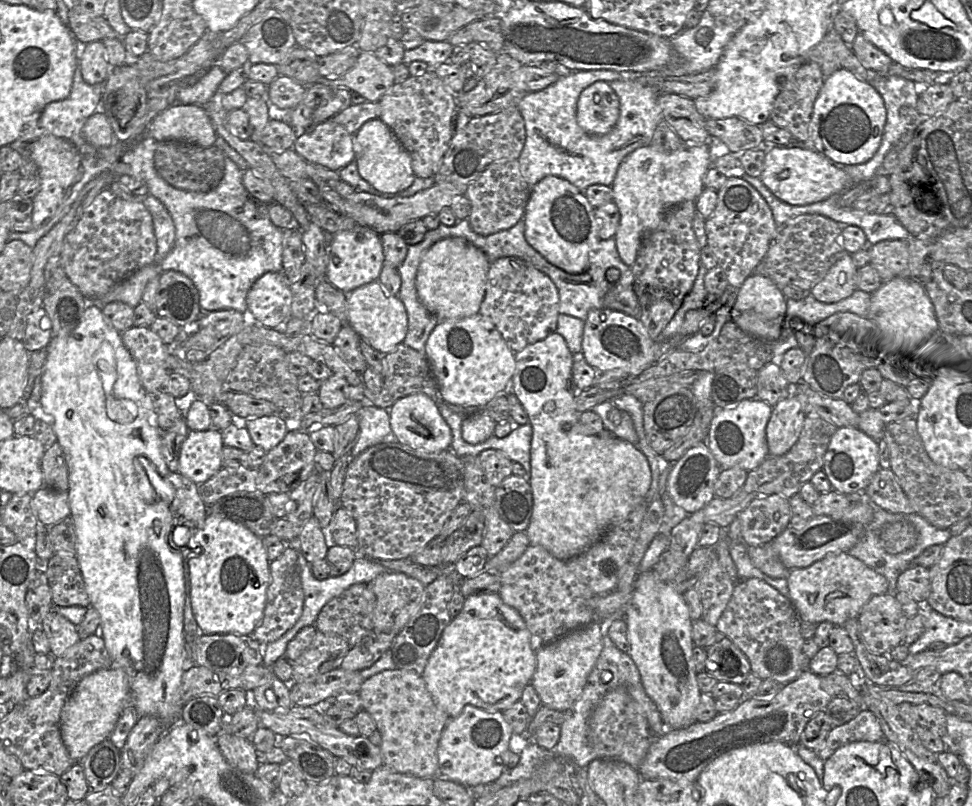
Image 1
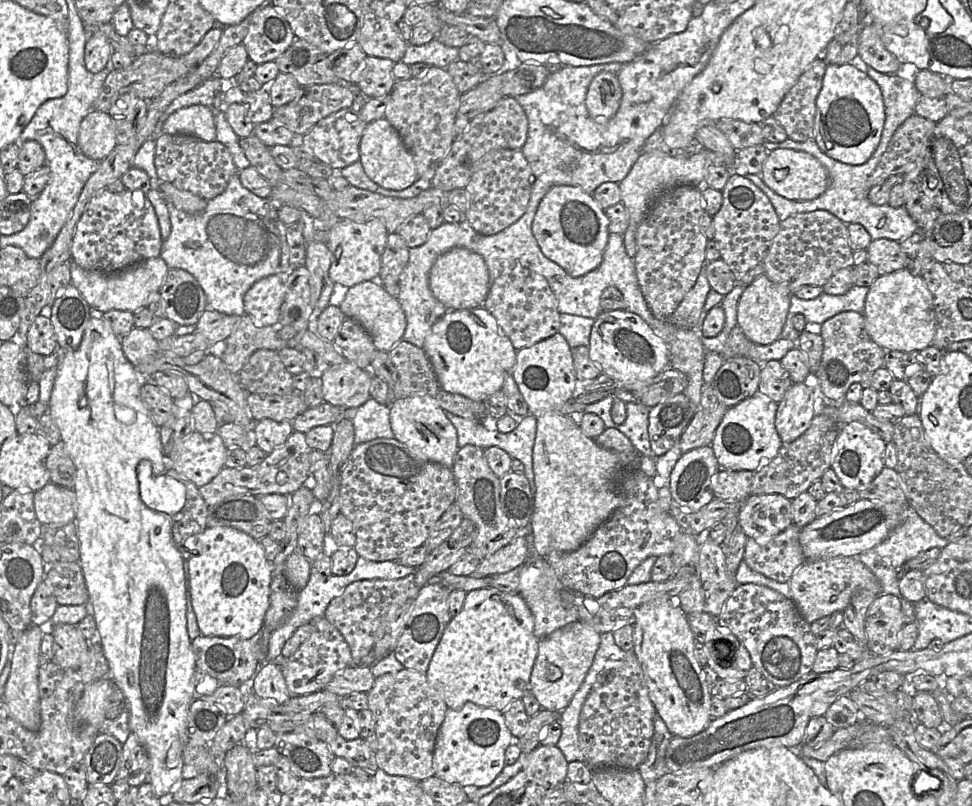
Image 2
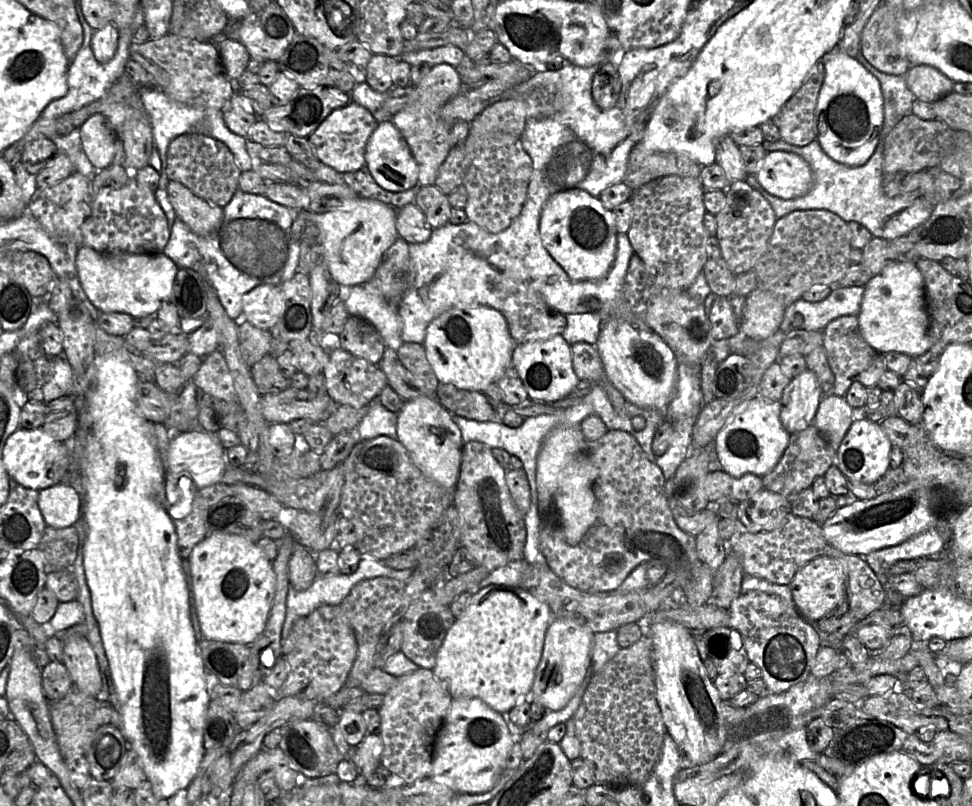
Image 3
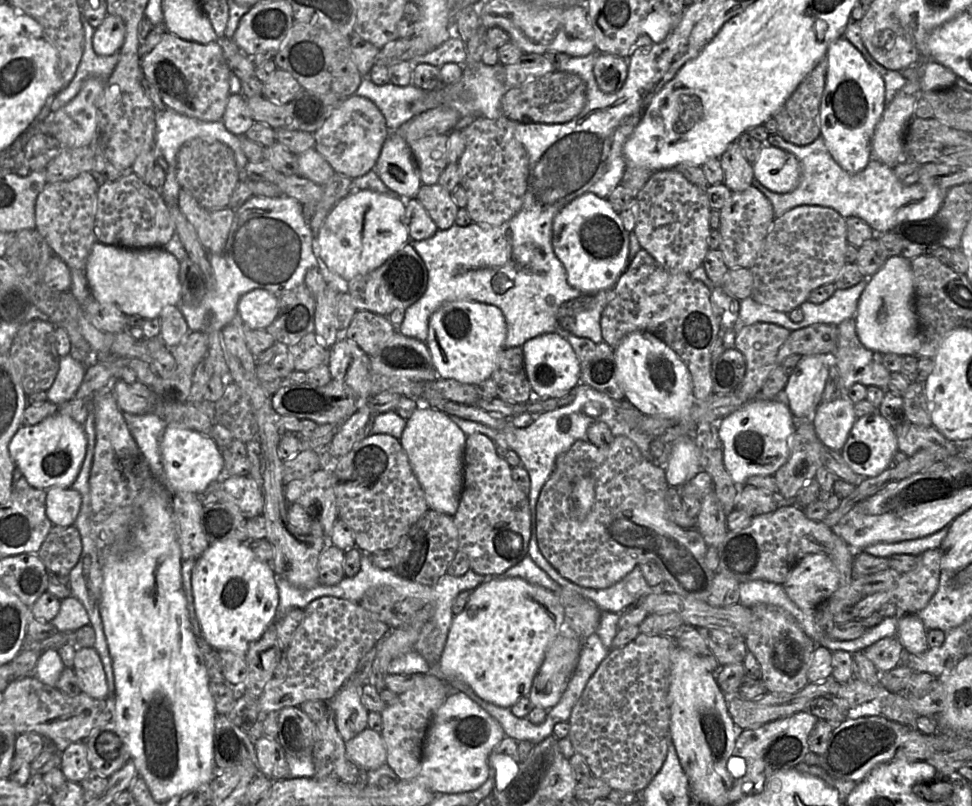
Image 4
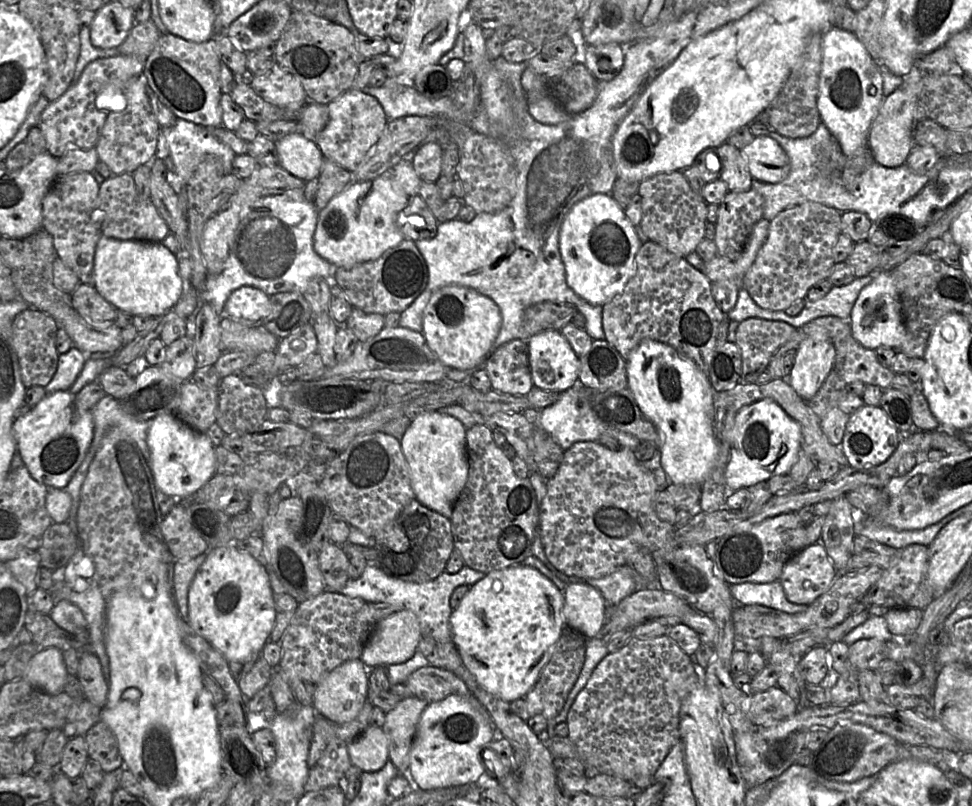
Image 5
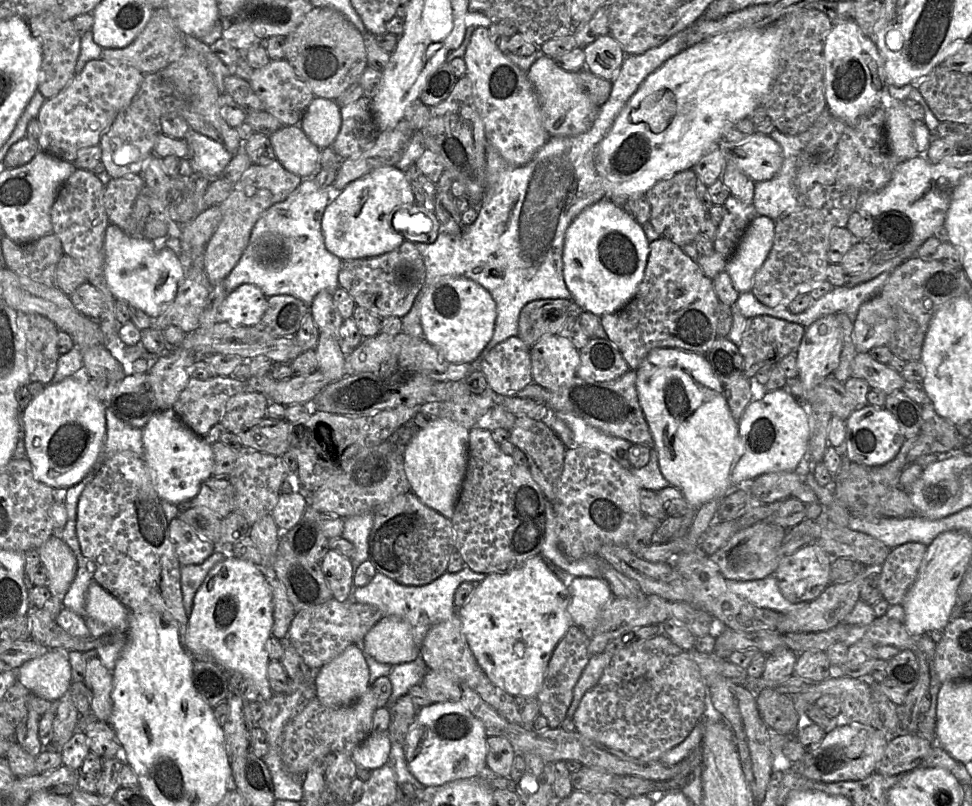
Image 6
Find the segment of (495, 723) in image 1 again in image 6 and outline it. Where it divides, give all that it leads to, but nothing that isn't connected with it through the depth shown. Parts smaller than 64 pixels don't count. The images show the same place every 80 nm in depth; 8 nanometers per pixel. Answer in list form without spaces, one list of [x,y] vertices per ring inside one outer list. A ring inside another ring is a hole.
[[[458,702],[421,707],[404,740],[407,767],[425,787],[438,787],[458,779],[493,775],[486,768],[487,735],[483,724]]]

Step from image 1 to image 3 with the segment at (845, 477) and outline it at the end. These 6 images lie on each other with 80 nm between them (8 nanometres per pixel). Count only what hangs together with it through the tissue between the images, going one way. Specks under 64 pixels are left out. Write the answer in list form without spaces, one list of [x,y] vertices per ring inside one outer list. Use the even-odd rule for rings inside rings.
[[[869,419],[854,420],[843,438],[838,450],[835,451],[834,466],[847,480],[872,484],[882,477],[890,468],[890,451],[892,444],[880,423]]]

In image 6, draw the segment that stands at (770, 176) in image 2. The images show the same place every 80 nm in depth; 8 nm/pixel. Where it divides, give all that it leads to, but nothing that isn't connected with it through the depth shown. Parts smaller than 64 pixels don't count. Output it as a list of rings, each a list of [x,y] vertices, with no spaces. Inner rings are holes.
[[[754,132],[743,142],[721,141],[723,150],[729,151],[737,167],[753,182],[771,180],[782,165],[780,145],[769,135]]]

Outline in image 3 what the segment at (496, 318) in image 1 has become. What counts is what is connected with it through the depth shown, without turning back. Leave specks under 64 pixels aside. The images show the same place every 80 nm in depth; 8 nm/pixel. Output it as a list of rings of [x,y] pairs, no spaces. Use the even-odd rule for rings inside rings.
[[[527,290],[519,296],[519,313],[507,324],[514,343],[520,345],[561,335],[567,321],[565,315],[547,307],[537,290]]]

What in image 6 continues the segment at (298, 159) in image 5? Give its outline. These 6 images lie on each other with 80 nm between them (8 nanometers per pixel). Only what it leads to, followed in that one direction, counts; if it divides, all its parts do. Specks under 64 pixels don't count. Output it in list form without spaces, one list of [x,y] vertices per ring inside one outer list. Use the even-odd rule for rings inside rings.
[[[298,125],[283,126],[269,138],[276,159],[289,172],[305,179],[321,169],[320,148],[308,139]]]

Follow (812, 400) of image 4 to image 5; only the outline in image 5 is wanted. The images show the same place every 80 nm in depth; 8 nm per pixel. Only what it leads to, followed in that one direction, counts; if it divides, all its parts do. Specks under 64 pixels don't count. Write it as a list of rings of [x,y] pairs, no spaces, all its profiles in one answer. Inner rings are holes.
[[[807,337],[796,351],[789,384],[804,401],[808,402],[833,371],[835,361],[836,350],[830,340]]]

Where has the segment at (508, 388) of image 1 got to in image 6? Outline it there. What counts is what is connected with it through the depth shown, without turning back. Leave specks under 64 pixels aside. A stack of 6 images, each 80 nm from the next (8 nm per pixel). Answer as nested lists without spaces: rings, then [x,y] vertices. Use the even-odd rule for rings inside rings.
[[[443,276],[422,289],[420,319],[424,338],[450,363],[471,364],[481,355],[492,339],[496,316],[490,293],[471,279]]]

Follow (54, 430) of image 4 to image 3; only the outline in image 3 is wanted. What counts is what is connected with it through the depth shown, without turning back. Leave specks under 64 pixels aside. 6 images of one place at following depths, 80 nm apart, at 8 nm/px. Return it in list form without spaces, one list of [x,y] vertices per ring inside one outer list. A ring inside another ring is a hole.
[[[41,427],[33,430],[18,428],[3,448],[3,464],[10,478],[29,489],[40,491],[63,482],[70,465],[69,451]]]

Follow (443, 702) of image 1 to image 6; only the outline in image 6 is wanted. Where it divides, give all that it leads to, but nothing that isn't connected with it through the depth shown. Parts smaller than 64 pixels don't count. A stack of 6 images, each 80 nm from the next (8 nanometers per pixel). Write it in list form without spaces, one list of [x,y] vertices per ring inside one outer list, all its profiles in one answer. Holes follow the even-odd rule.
[[[537,555],[526,560],[521,565],[510,570],[509,572],[487,574],[487,576],[481,582],[476,584],[469,601],[464,606],[457,608],[456,613],[461,620],[462,629],[471,651],[491,682],[513,697],[522,696],[525,698],[534,698],[538,696],[538,693],[542,687],[545,671],[555,647],[572,625],[567,612],[569,600],[570,593],[568,586],[563,583],[549,568],[544,560],[544,557]]]

